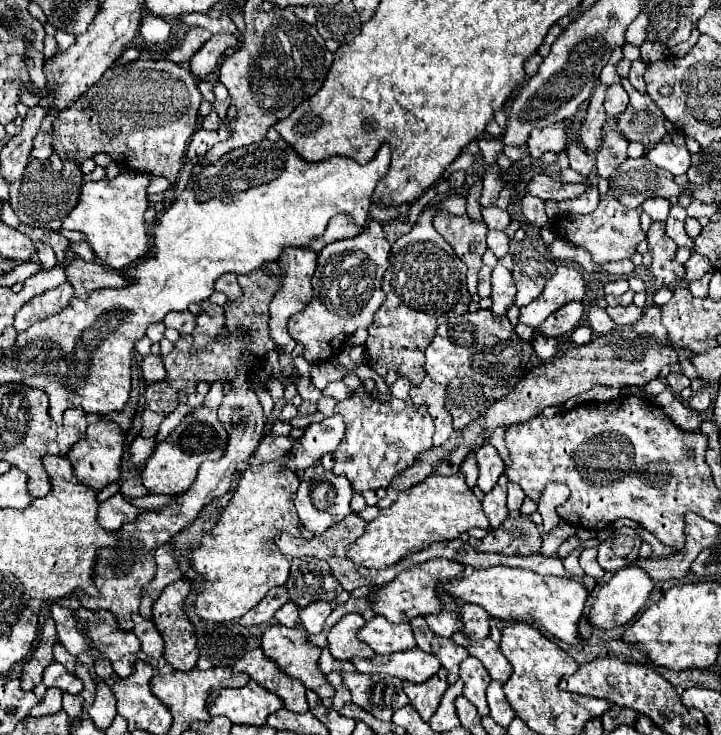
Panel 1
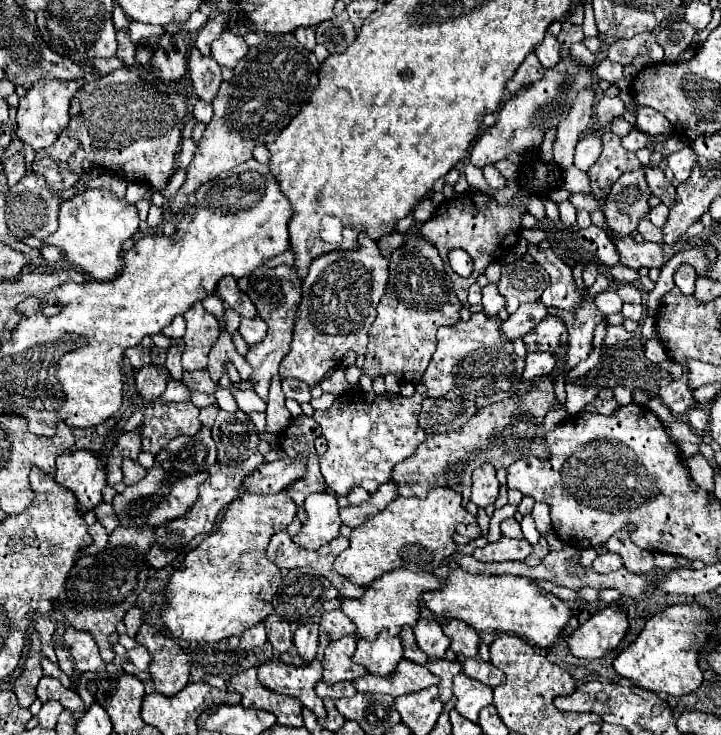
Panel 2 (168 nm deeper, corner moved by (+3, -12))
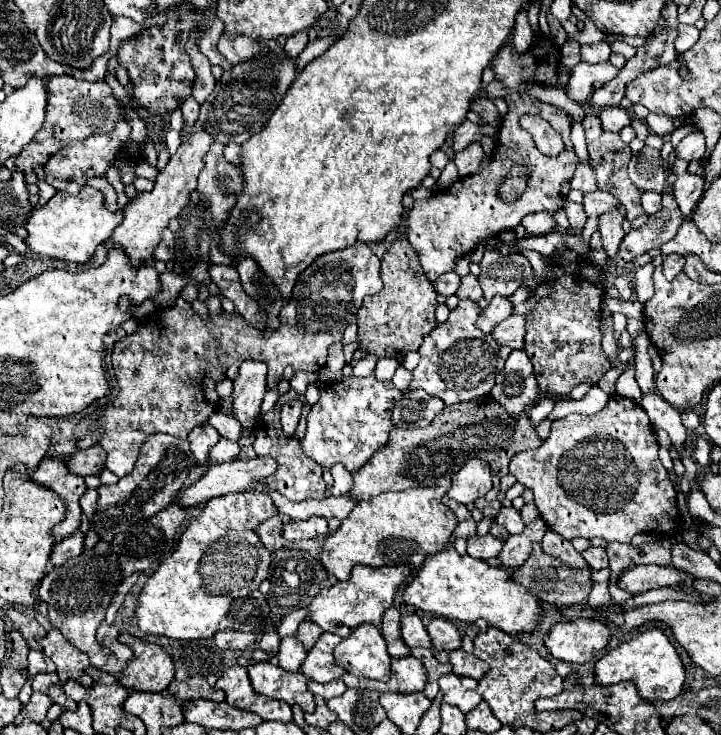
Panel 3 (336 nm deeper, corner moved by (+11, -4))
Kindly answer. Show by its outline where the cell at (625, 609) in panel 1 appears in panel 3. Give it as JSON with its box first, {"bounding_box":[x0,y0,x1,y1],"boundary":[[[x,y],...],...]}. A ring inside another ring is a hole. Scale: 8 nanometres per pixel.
{"bounding_box":[544,618,610,662],"boundary":[[[578,618],[572,622],[558,622],[544,636],[546,648],[554,658],[564,662],[588,662],[592,660],[610,640],[610,630],[604,622]]]}

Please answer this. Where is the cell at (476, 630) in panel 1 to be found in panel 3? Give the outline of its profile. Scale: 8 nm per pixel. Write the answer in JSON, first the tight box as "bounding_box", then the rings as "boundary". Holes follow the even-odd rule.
{"bounding_box":[426,618,462,650],"boundary":[[[432,618],[432,622],[426,626],[428,634],[432,638],[432,644],[436,650],[458,650],[462,646],[460,632],[454,622],[446,618]]]}

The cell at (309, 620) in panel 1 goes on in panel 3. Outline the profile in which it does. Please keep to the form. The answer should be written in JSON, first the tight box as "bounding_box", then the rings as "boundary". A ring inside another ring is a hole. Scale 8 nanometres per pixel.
{"bounding_box":[278,634,306,672],"boundary":[[[296,634],[282,638],[280,652],[278,652],[278,664],[284,670],[290,670],[290,672],[300,670],[304,658],[306,658],[306,650],[304,650],[304,644],[300,644],[300,640],[296,640]]]}

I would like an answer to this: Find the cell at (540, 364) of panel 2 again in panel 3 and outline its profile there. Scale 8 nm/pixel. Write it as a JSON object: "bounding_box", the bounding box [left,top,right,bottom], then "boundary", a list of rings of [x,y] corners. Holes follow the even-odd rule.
{"bounding_box":[490,350,538,416],"boundary":[[[512,350],[504,366],[504,378],[496,380],[490,396],[500,402],[508,414],[518,416],[538,398],[538,382],[532,362],[524,350]]]}

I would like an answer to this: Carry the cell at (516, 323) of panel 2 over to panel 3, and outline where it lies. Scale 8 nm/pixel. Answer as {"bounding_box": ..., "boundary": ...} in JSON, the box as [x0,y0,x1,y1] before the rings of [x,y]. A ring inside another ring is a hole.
{"bounding_box":[476,296,514,334],"boundary":[[[496,296],[494,300],[490,300],[490,304],[482,310],[476,326],[484,332],[484,334],[492,334],[492,328],[496,324],[500,324],[506,316],[512,316],[512,310],[514,310],[514,304],[504,298],[504,296]]]}

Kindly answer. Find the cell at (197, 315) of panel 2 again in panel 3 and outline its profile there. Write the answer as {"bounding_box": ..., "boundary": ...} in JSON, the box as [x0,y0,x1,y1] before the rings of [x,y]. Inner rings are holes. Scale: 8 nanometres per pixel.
{"bounding_box":[98,242,382,478],"boundary":[[[356,242],[354,246],[344,248],[340,252],[320,256],[298,276],[290,300],[280,310],[280,328],[268,330],[264,332],[264,336],[244,318],[240,318],[240,312],[224,312],[220,316],[214,316],[210,322],[204,322],[190,302],[178,298],[172,304],[172,308],[162,310],[158,318],[152,316],[150,320],[142,322],[134,334],[128,334],[112,348],[112,366],[116,372],[120,392],[114,404],[98,418],[98,424],[102,422],[106,428],[102,440],[98,442],[108,454],[106,468],[122,478],[128,472],[132,472],[140,456],[140,444],[144,444],[144,440],[148,440],[148,436],[152,436],[154,432],[186,438],[194,426],[204,424],[208,416],[218,408],[214,384],[224,378],[230,364],[240,364],[246,358],[266,362],[268,388],[274,388],[278,384],[278,380],[282,378],[282,370],[286,366],[304,372],[320,372],[326,364],[330,344],[340,342],[344,326],[354,324],[358,320],[358,310],[362,308],[364,296],[376,294],[380,292],[380,288],[382,288],[380,268],[370,268],[368,244]]]}

